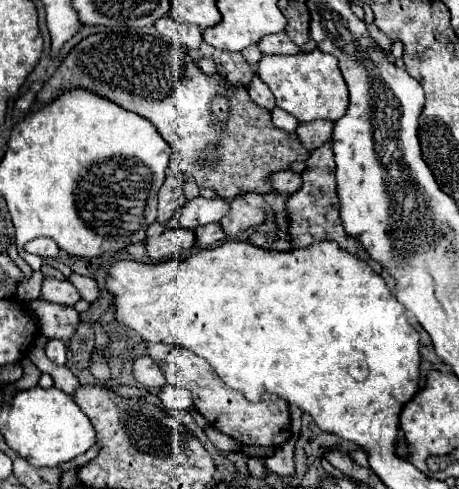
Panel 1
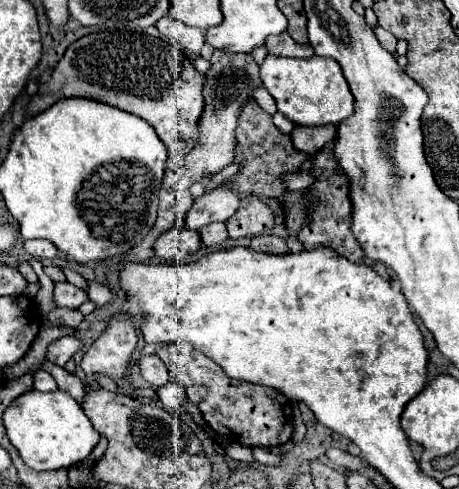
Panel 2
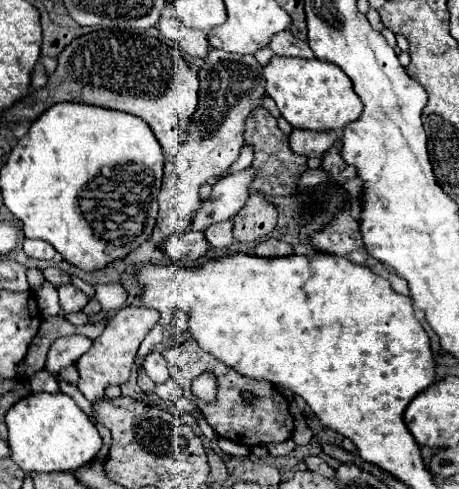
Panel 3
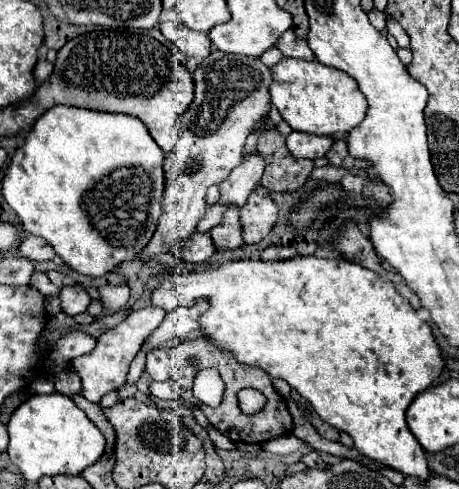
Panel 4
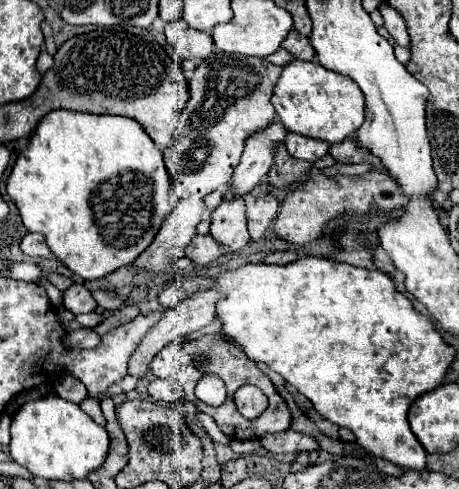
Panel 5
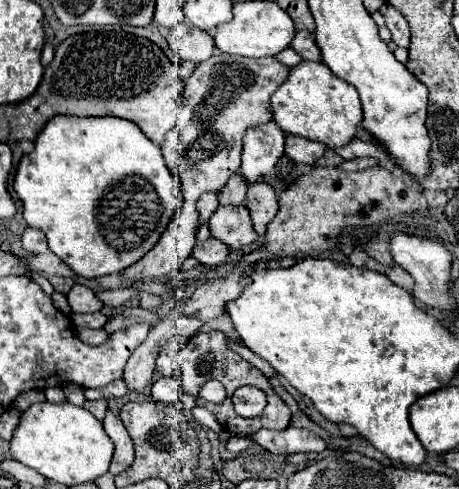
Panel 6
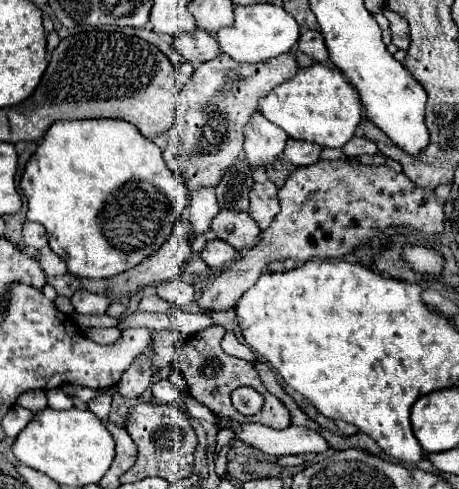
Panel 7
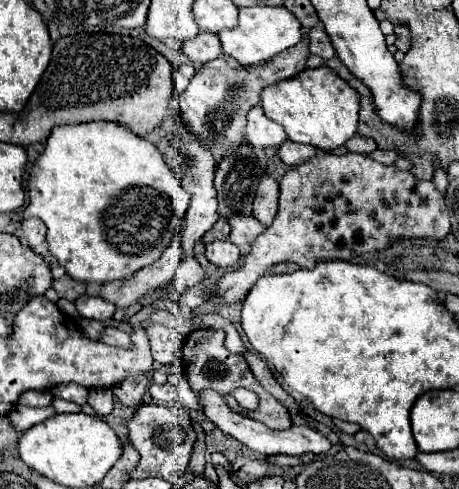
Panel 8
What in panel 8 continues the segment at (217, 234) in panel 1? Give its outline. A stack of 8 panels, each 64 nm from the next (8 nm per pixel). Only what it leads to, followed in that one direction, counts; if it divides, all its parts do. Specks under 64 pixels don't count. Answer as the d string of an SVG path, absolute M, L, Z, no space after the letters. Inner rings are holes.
M228 216L228 224L232 228L228 240L238 248L248 248L264 232L264 226L252 216Z

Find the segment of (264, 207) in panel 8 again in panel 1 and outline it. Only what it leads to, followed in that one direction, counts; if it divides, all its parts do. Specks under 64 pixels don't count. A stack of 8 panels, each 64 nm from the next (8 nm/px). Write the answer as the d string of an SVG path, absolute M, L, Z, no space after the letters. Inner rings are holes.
M240 196L228 200L228 204L230 204L230 212L222 218L222 230L228 238L264 222L264 210L250 208Z

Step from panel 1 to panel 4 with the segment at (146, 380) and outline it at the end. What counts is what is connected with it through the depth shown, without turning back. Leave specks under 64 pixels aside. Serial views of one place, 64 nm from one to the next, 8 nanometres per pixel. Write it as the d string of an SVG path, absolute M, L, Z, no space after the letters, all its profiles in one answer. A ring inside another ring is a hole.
M150 350L146 356L146 372L152 380L168 380L170 378L170 356L166 350Z

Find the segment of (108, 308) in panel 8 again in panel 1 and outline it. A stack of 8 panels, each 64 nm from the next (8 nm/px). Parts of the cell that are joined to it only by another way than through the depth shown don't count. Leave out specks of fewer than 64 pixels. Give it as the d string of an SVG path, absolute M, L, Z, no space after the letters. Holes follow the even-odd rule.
M46 276L42 280L42 294L40 298L54 302L54 304L64 304L64 306L74 306L80 300L80 294L68 280L56 280Z

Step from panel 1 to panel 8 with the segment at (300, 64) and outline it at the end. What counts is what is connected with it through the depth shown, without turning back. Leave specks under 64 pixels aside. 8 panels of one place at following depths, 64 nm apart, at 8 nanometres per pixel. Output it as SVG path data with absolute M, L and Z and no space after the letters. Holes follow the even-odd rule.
M326 64L312 70L306 68L294 78L268 86L262 92L260 104L264 114L280 124L292 142L310 144L320 150L334 150L356 134L360 94Z

